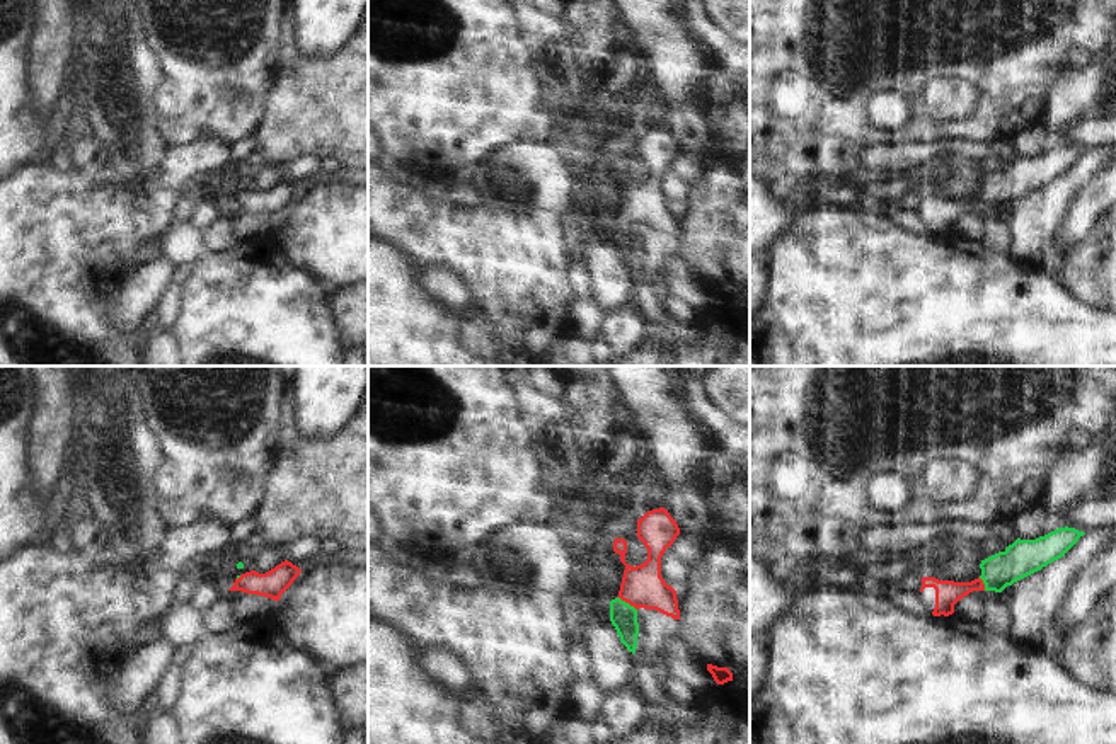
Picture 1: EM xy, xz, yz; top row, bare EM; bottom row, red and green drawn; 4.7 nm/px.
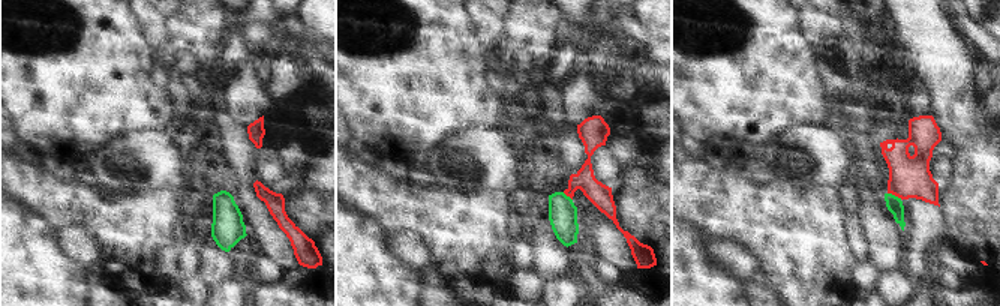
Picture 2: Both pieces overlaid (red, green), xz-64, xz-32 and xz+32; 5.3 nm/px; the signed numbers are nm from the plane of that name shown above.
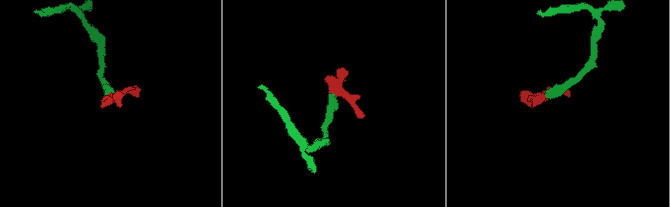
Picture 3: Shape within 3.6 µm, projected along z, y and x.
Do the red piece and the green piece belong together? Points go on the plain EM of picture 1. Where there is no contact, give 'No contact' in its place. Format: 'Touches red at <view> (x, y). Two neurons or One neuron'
Touches red at xz (627, 220). One neuron

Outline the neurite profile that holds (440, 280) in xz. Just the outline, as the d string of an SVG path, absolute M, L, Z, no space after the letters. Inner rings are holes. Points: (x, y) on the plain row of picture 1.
M446 264L424 266L419 272L419 281L450 310L460 312L470 303L470 291L465 279Z

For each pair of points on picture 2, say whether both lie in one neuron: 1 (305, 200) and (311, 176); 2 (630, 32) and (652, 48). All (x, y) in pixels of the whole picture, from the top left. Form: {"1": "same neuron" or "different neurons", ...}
{"1": "different neurons", "2": "same neuron"}

